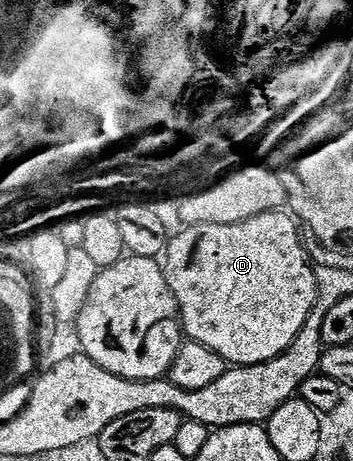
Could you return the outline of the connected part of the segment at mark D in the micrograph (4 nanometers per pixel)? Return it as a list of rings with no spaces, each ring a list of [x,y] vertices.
[[[283,209],[268,210],[264,214],[254,216],[250,220],[242,220],[234,224],[206,224],[205,226],[189,226],[181,229],[181,234],[173,242],[169,241],[166,246],[166,253],[162,258],[164,274],[168,277],[168,287],[170,292],[176,298],[176,306],[180,309],[180,325],[183,333],[189,339],[198,344],[202,344],[210,350],[216,352],[224,362],[237,366],[253,366],[269,362],[279,358],[286,348],[302,332],[306,320],[310,316],[311,309],[315,302],[315,274],[316,271],[310,265],[308,267],[308,258],[304,255],[304,246],[300,243],[301,227],[298,225],[295,217]]]

